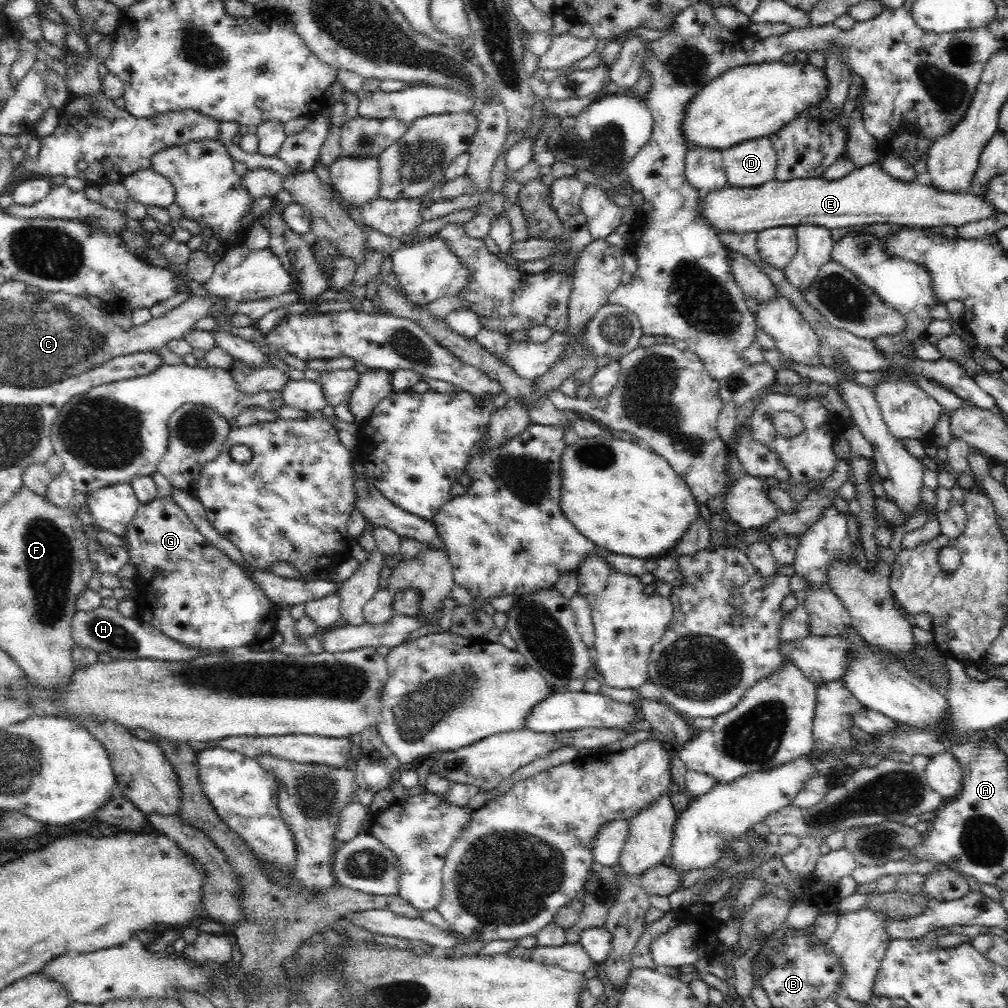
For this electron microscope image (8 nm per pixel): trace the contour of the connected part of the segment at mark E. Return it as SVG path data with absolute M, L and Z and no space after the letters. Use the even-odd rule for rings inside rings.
M870 163L854 169L840 180L829 181L816 177L815 179L794 179L789 181L768 181L754 188L724 187L720 190L701 193L700 217L704 217L718 234L723 232L744 234L763 231L778 226L798 226L798 224L815 224L828 230L836 227L852 227L871 224L906 224L940 226L954 231L959 226L969 222L981 222L995 216L997 210L984 197L970 193L944 192L932 186L920 184L917 181L902 181L886 173L876 163Z

